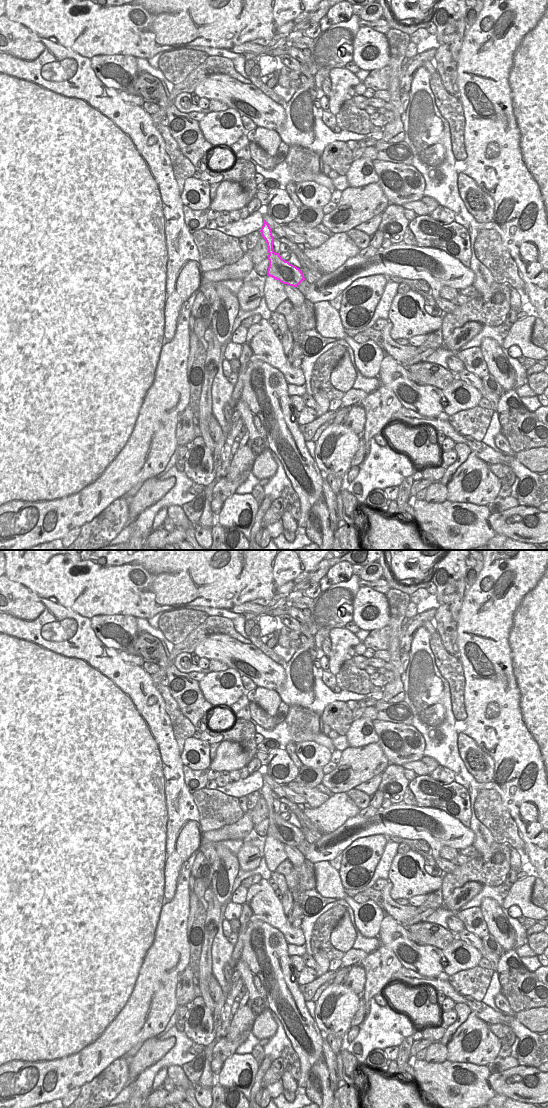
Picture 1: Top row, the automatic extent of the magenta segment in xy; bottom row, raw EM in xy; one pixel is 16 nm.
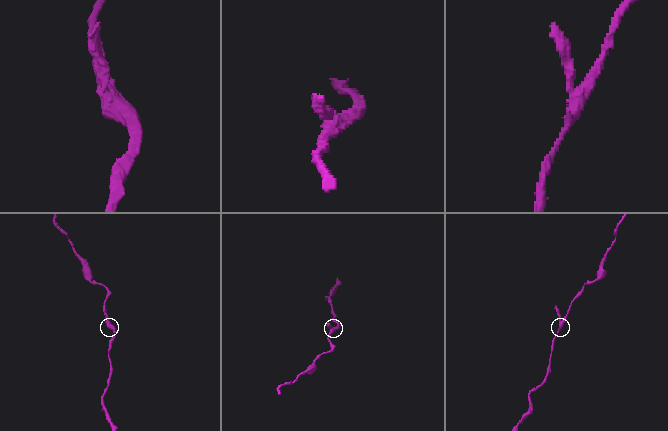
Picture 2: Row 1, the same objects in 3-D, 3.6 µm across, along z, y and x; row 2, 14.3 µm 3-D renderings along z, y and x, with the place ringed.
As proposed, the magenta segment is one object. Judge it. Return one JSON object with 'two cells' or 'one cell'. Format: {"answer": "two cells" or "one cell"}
{"answer": "two cells"}

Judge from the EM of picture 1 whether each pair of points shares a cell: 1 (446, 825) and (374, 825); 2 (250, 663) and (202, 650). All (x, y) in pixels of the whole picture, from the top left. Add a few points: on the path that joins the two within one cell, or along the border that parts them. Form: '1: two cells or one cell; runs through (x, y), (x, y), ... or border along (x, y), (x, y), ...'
1: one cell; runs through (429, 830), (415, 830), (407, 825), (392, 825)
2: one cell; runs through (238, 656), (228, 650), (214, 650)

